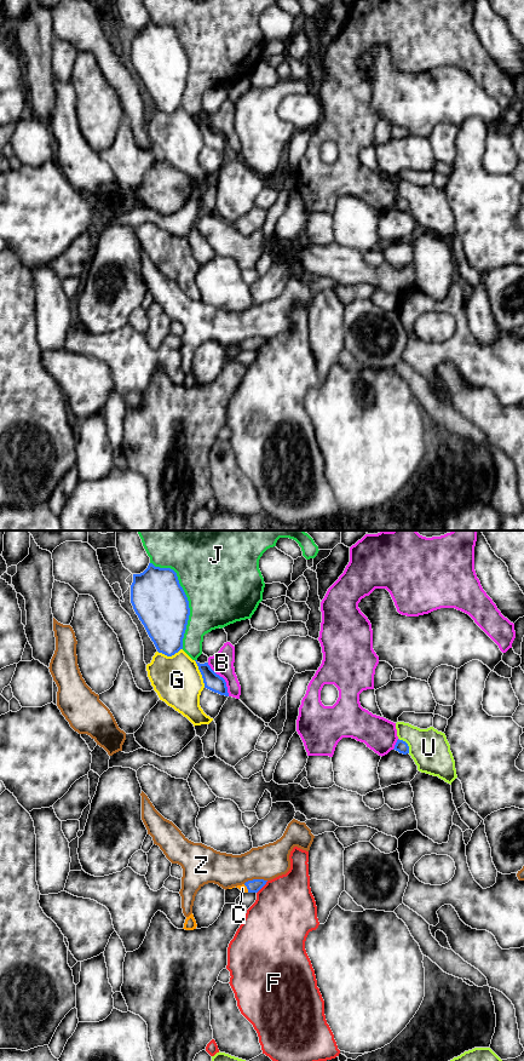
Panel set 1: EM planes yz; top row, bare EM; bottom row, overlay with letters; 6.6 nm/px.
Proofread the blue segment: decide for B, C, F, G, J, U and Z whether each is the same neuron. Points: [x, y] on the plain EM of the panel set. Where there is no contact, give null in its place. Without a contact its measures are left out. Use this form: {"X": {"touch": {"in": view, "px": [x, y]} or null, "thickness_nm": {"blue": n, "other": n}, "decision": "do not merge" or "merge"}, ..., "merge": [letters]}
{"B": {"touch": {"in": "yz", "px": [223, 136]}, "thickness_nm": {"blue": 120, "other": 150}, "decision": "do not merge"}, "C": {"touch": {"in": "yz", "px": [247, 345]}, "thickness_nm": {"blue": 90, "other": 50}, "decision": "merge"}, "F": {"touch": {"in": "yz", "px": [263, 343]}, "thickness_nm": {"blue": 90, "other": 420}, "decision": "do not merge"}, "G": {"touch": {"in": "yz", "px": [201, 131]}, "thickness_nm": {"blue": 120, "other": 320}, "decision": "do not merge"}, "J": {"touch": {"in": "yz", "px": [186, 56]}, "thickness_nm": {"blue": 360, "other": 500}, "decision": "do not merge"}, "U": {"touch": {"in": "yz", "px": [407, 201]}, "thickness_nm": {"blue": 80, "other": 260}, "decision": "do not merge"}, "Z": {"touch": {"in": "yz", "px": [254, 337]}, "thickness_nm": {"blue": 90, "other": 220}, "decision": "do not merge"}, "merge": ["C"]}

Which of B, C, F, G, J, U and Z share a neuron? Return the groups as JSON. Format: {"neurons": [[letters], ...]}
{"neurons": [["B"], ["C"], ["F"], ["G"], ["J"], ["U"], ["Z"]]}

